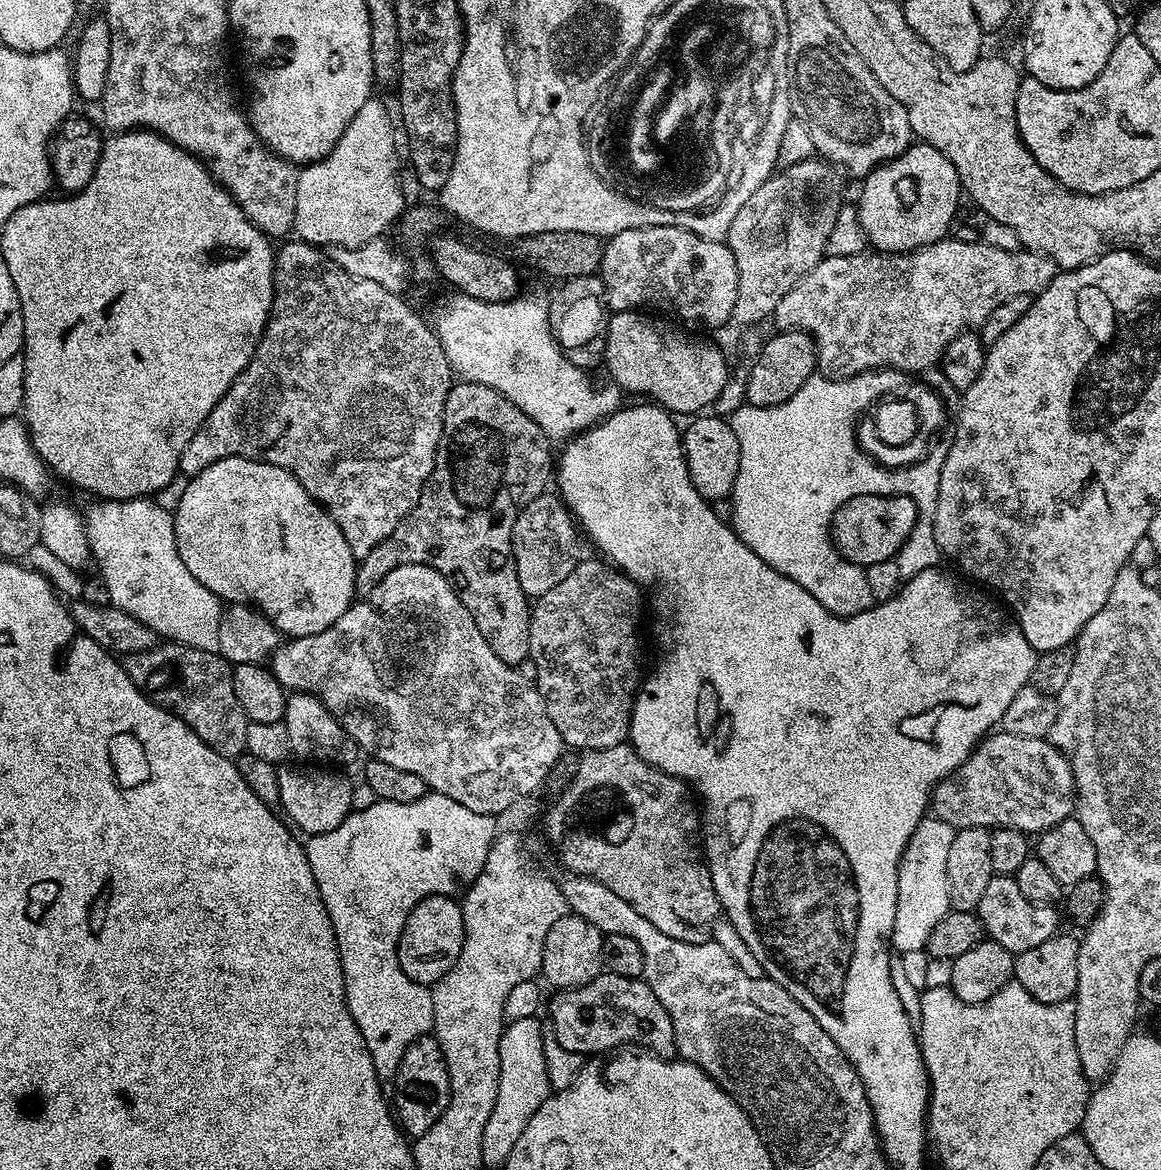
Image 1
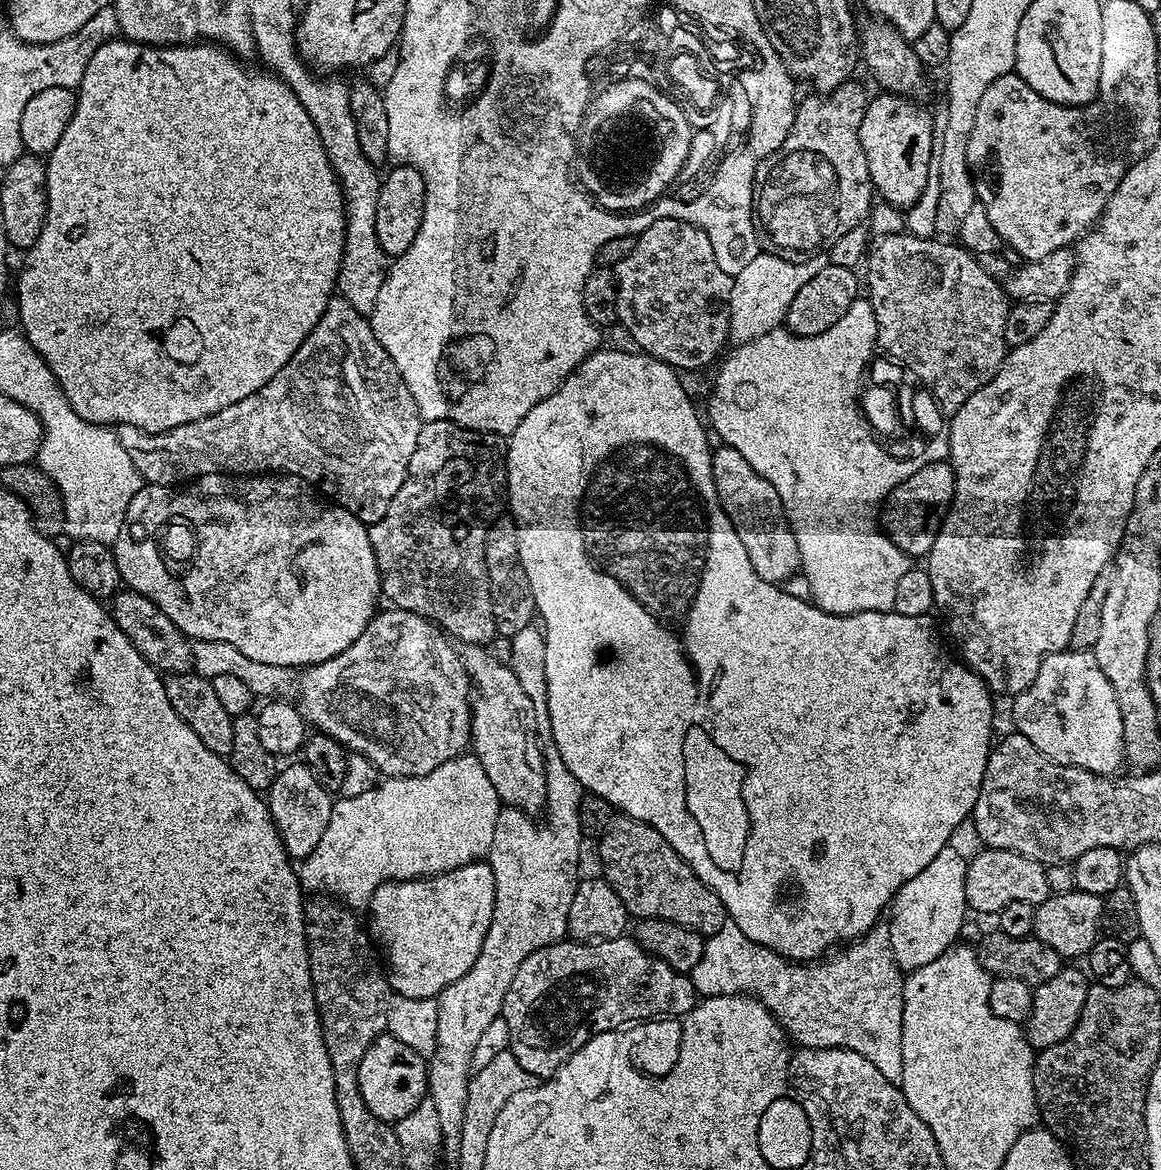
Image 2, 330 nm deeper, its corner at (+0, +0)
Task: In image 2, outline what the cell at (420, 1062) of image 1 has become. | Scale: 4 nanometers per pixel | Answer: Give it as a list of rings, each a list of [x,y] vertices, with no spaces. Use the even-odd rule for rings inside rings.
[[[387,1034],[382,1035],[370,1045],[366,1054],[362,1054],[362,1062],[358,1066],[358,1090],[362,1094],[362,1102],[366,1102],[374,1118],[395,1125],[396,1121],[413,1115],[420,1103],[425,1103],[428,1095],[425,1057],[406,1046],[406,1042],[398,1042],[398,1038]]]

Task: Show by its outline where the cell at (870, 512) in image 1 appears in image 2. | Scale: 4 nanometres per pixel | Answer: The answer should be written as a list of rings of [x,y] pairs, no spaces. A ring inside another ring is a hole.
[[[947,459],[930,462],[929,465],[911,474],[910,478],[906,478],[898,486],[894,486],[894,490],[884,499],[882,505],[882,531],[892,539],[894,546],[898,546],[898,550],[902,550],[910,558],[916,558],[916,556],[920,556],[920,558],[927,557],[928,552],[934,546],[934,538],[938,538],[938,530],[950,510],[955,489],[956,479],[951,463]]]

